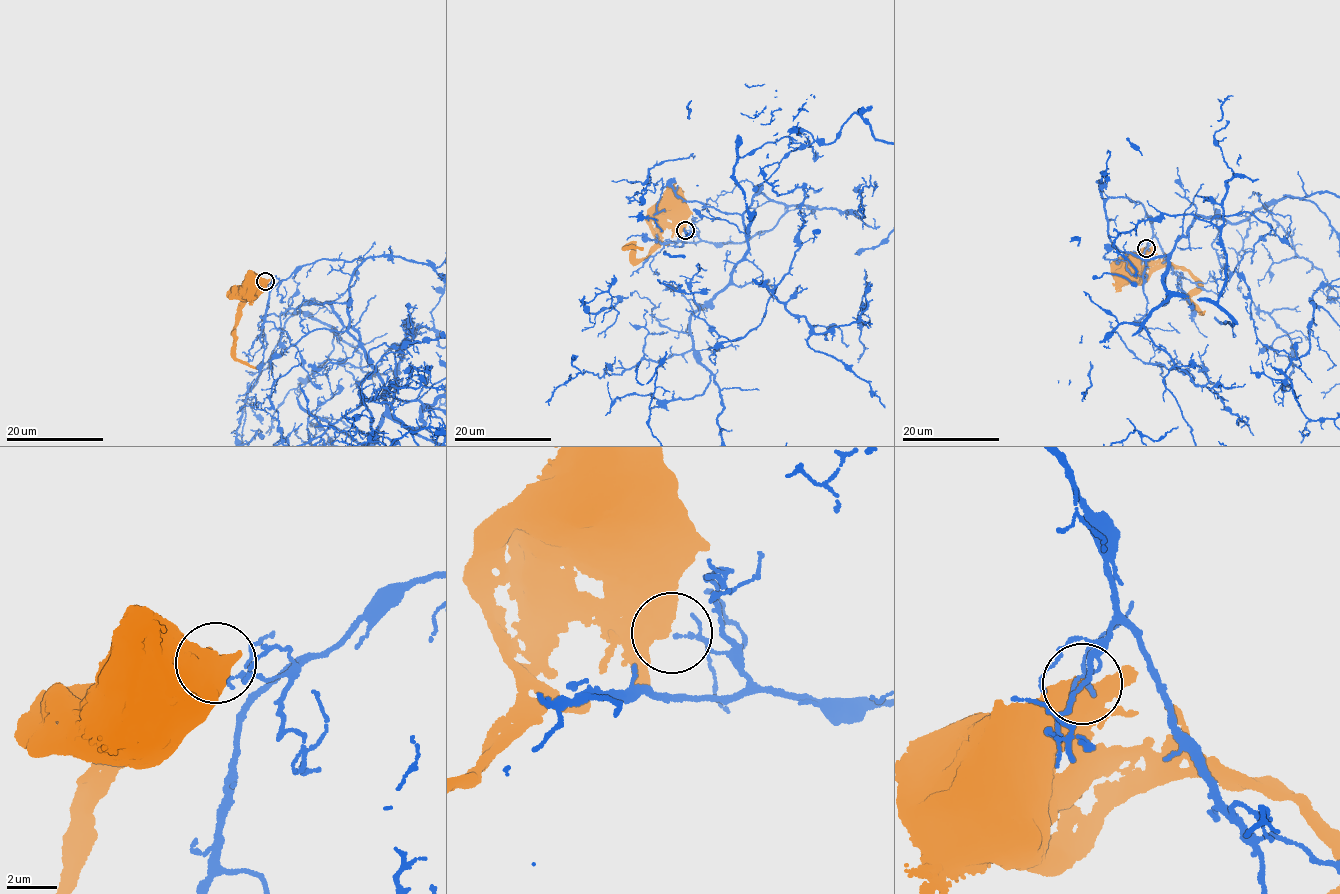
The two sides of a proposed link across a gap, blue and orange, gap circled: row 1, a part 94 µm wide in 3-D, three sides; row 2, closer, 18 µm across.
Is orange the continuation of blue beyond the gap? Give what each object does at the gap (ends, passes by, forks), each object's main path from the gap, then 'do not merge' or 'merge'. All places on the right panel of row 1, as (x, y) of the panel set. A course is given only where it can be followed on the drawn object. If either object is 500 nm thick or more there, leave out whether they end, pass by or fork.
orange via (1146, 248), (1130, 255), (1125, 260), (1127, 269) | merge

